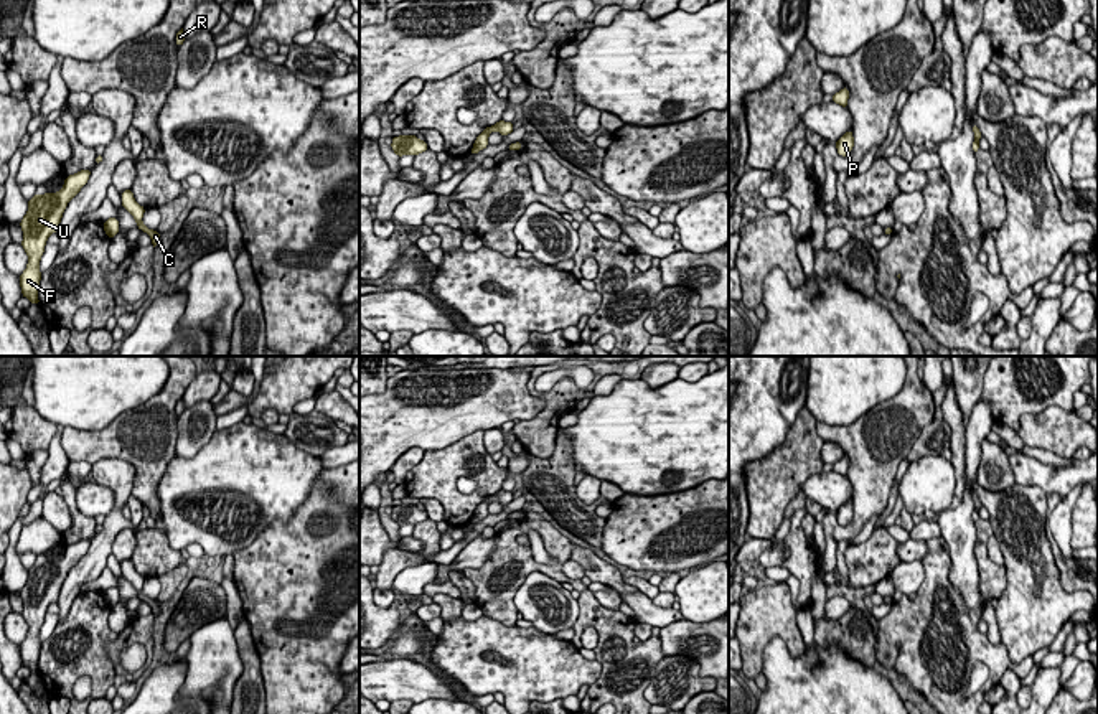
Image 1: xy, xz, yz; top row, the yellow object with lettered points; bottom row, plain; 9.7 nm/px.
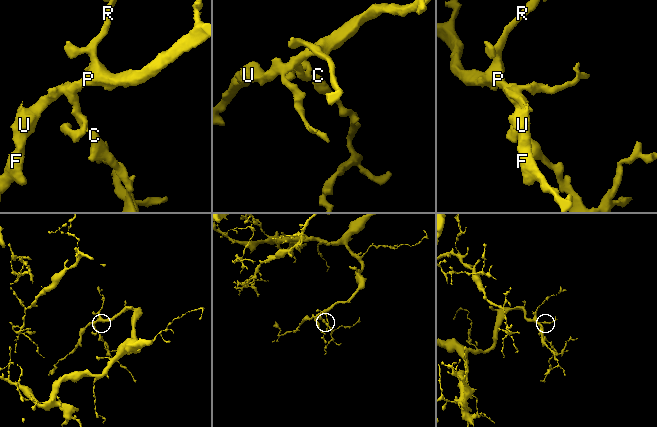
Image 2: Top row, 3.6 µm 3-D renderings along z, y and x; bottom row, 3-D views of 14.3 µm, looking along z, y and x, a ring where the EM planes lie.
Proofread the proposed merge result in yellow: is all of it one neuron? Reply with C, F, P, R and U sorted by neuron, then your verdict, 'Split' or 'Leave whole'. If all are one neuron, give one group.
Groups: C F P R U. Leave whole

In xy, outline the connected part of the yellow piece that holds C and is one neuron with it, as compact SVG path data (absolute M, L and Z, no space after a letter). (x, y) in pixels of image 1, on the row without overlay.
M125 559L122 564L122 575L134 585L134 589L137 590L137 597L142 599L143 602L147 602L152 607L152 613L153 617L160 612L160 604L158 600L148 599L143 592L143 582L145 577L140 575L135 567L134 567L134 561L132 559Z

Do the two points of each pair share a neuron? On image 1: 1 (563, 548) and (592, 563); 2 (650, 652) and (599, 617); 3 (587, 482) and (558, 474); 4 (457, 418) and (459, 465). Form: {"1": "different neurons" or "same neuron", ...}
{"1": "different neurons", "2": "same neuron", "3": "different neurons", "4": "different neurons"}

